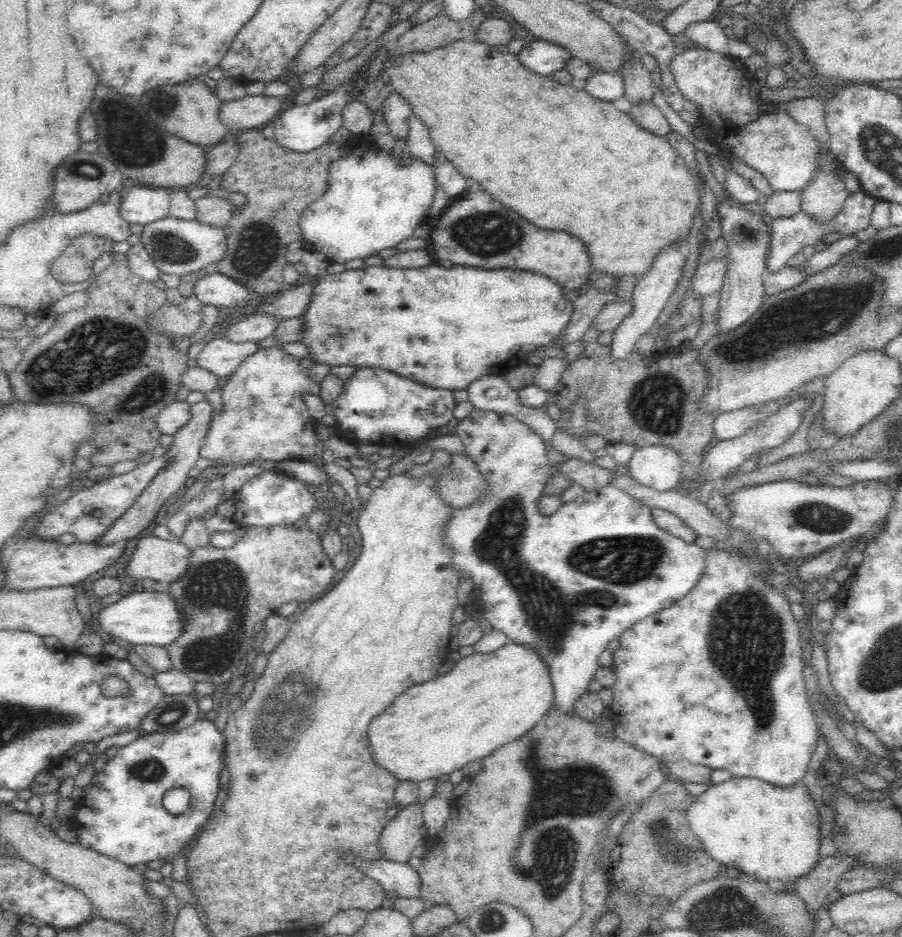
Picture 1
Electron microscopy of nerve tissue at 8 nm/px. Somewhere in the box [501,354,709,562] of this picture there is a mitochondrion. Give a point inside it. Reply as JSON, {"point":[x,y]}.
{"point":[653,402]}

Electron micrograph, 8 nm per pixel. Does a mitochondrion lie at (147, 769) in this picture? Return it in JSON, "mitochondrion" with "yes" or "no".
{"mitochondrion":"yes"}

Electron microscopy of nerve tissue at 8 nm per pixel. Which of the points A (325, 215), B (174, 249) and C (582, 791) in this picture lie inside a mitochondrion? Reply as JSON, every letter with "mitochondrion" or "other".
{"A":"other","B":"mitochondrion","C":"mitochondrion"}

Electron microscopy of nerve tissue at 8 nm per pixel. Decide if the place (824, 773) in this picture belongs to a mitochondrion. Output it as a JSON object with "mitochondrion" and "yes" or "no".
{"mitochondrion":"no"}

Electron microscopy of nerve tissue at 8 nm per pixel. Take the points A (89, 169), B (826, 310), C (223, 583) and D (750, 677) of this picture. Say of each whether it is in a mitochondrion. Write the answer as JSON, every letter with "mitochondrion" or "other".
{"A":"mitochondrion","B":"mitochondrion","C":"mitochondrion","D":"mitochondrion"}

